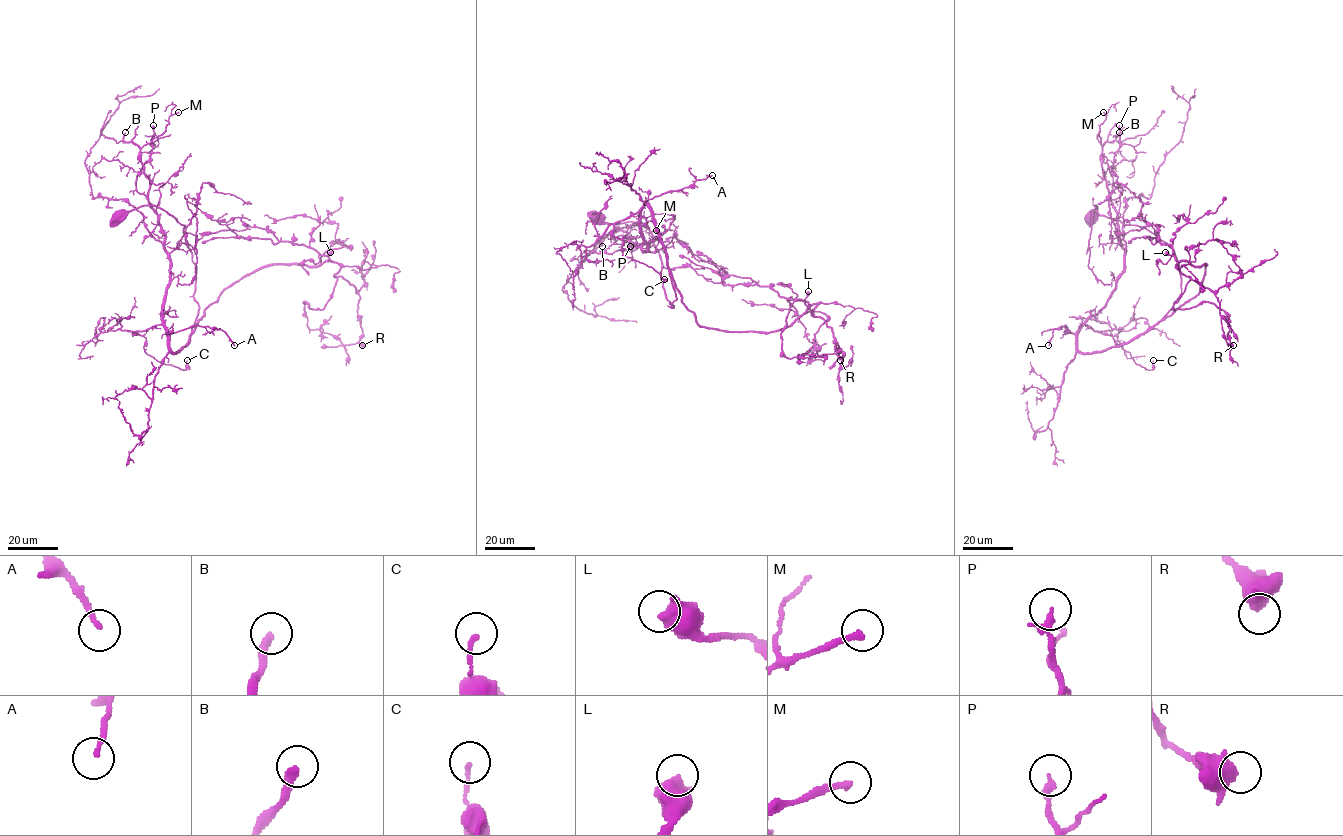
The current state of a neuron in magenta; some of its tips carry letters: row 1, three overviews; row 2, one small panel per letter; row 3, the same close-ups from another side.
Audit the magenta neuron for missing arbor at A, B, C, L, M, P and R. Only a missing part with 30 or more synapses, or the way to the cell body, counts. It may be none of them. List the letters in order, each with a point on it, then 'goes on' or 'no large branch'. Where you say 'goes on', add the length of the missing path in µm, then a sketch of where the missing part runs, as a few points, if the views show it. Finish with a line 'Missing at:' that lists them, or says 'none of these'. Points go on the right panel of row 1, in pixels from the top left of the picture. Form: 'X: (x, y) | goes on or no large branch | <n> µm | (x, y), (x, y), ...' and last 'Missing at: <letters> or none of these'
A: (1048, 345) | goes on | 25 µm | (1048, 345), (1042, 353), (1040, 384)
B: (1119, 132) | goes on | 45 µm | (1119, 132), (1130, 122), (1155, 117), (1170, 108), (1158, 112), (1153, 110), (1154, 107)
C: (1153, 360) | no large branch
L: (1165, 252) | no large branch
M: (1103, 112) | no large branch
P: (1119, 125) | no large branch
R: (1233, 345) | no large branch
Missing at: A, B

